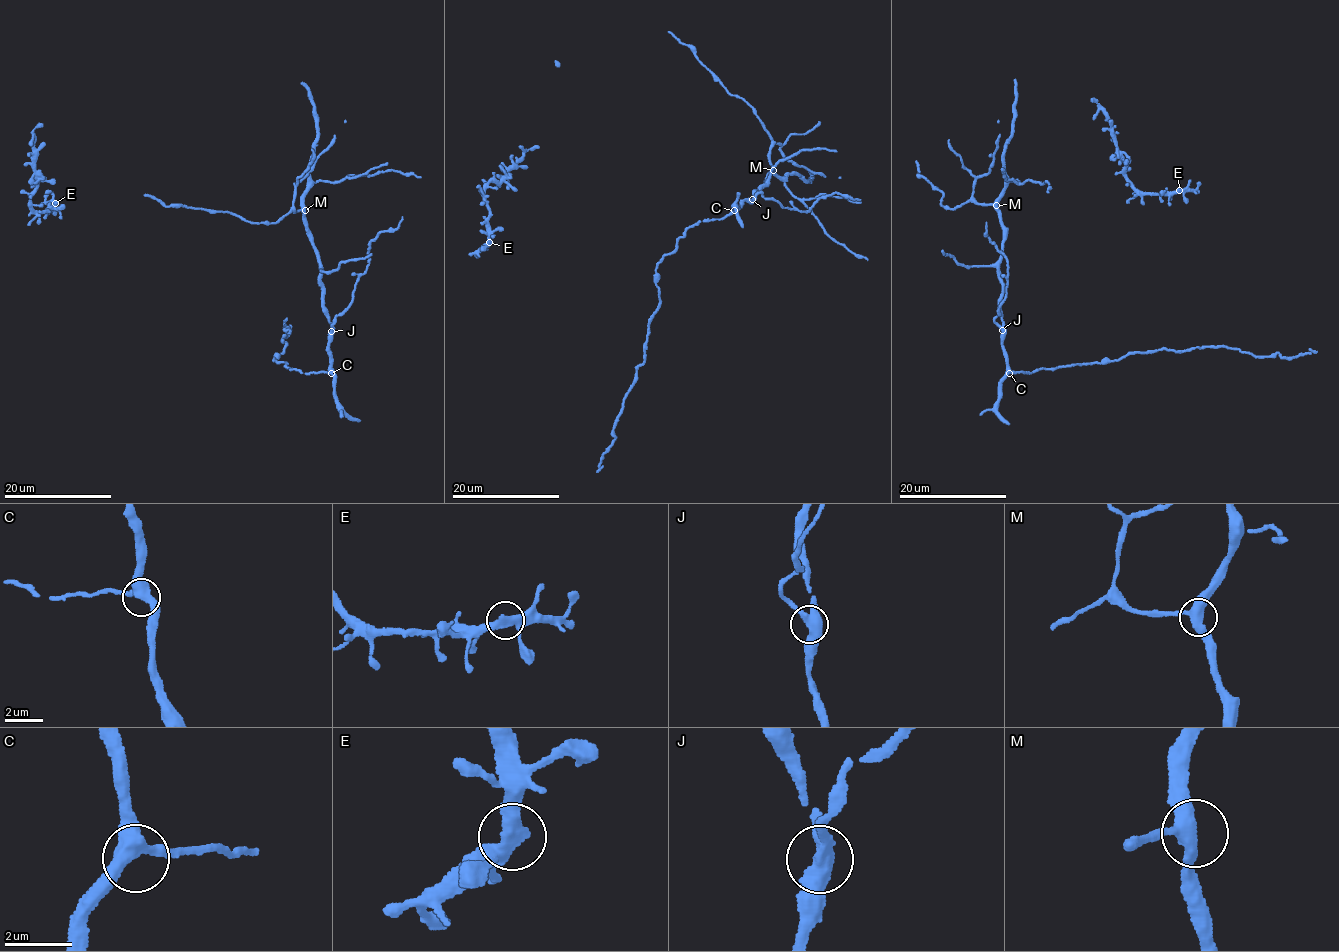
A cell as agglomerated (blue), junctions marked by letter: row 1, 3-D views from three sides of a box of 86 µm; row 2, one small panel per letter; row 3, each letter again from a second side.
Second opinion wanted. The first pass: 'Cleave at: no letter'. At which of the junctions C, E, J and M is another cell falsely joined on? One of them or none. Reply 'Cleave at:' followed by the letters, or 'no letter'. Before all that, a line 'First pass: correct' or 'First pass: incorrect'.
First pass: incorrect
Cleave at: J

